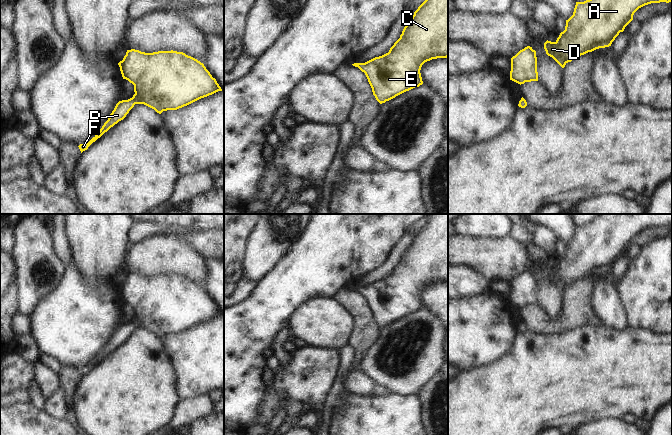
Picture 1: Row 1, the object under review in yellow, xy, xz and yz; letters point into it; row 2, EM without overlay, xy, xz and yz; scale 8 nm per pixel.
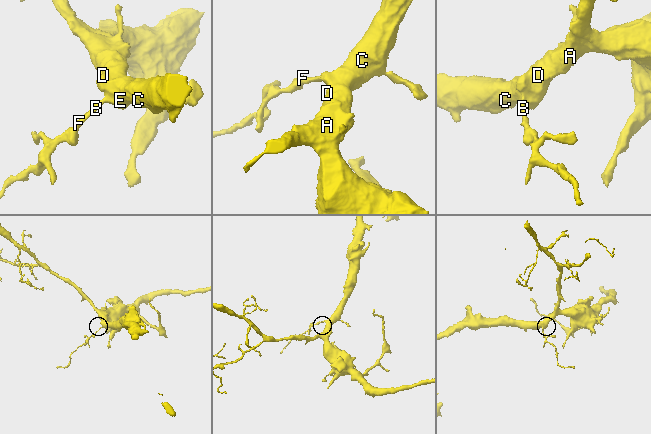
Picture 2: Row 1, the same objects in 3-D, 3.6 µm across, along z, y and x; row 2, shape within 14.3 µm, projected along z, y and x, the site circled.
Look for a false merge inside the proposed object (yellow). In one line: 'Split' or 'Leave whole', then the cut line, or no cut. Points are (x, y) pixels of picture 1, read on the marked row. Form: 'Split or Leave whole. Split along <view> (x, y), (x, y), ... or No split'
Leave whole. No split.

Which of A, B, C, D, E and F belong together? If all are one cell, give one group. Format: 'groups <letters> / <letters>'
groups A B C D E F

